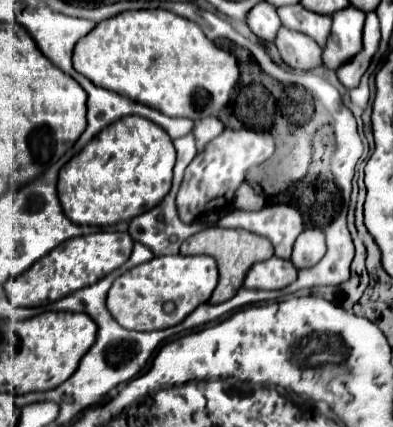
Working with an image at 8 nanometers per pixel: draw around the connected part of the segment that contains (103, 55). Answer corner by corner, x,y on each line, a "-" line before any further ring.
164,9
126,11
98,23
74,47
74,69
108,91
144,103
164,115
204,119
218,115
238,81
238,61
218,49
202,29

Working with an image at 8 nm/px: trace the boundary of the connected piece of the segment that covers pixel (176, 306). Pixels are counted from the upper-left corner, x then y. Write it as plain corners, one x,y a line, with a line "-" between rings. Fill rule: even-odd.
208,255
154,257
122,273
108,291
108,311
126,329
154,331
174,327
198,305
206,303
218,283
216,261

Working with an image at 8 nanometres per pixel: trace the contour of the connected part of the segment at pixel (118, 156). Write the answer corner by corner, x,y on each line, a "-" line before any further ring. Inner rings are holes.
124,117
102,129
62,169
58,197
64,215
78,225
114,225
156,207
172,187
176,151
168,133
144,117

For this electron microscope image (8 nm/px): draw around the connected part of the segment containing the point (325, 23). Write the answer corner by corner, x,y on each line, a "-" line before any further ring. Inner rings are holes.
286,5
278,9
278,15
282,19
282,25
290,31
304,33
312,37
320,47
326,45
326,39
330,37
330,27
332,27
332,17
326,15
316,15
302,5

